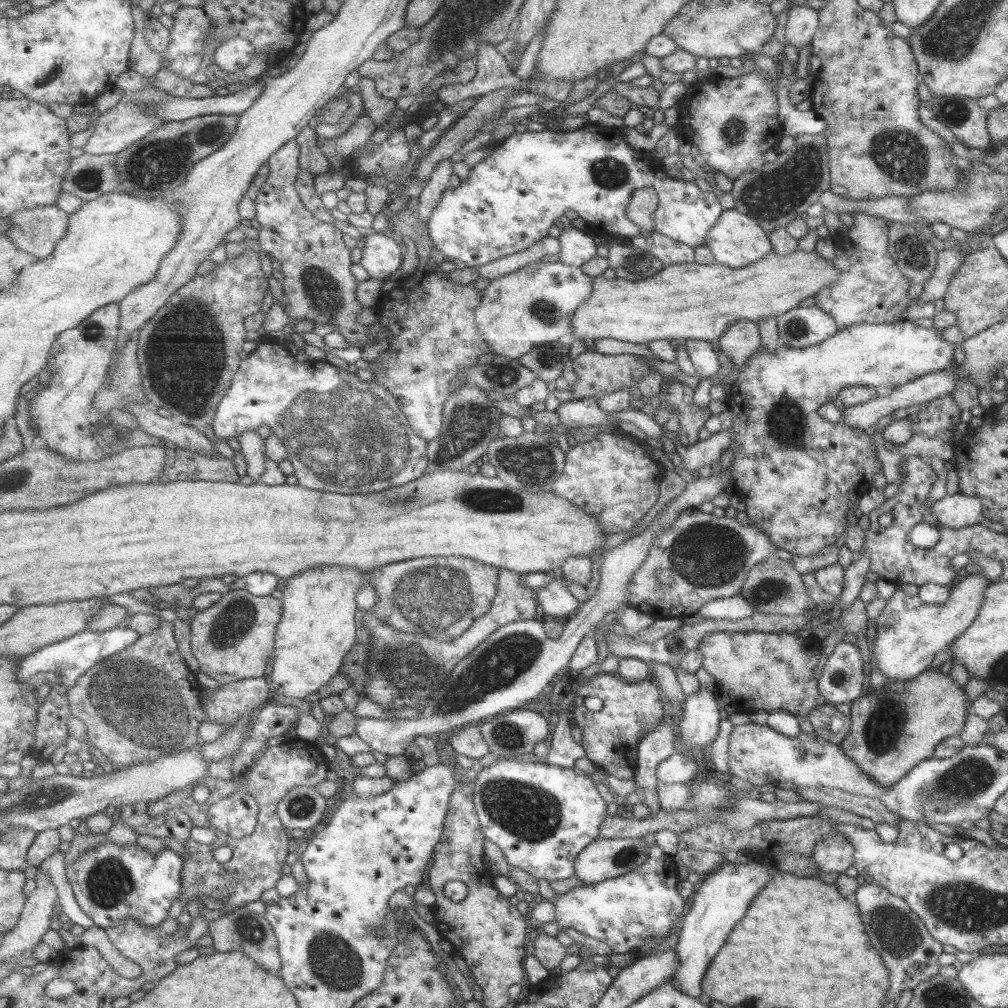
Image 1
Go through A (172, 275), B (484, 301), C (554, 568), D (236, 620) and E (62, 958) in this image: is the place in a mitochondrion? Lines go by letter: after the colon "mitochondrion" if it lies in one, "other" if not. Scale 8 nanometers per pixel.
A: other
B: other
C: other
D: mitochondrion
E: other

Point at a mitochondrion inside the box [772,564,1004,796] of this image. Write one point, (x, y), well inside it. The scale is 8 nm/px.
(882, 727)

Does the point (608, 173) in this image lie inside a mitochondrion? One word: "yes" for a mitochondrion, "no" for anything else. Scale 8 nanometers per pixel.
yes

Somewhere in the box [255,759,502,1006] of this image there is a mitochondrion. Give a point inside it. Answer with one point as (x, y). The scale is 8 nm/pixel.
(334, 964)

